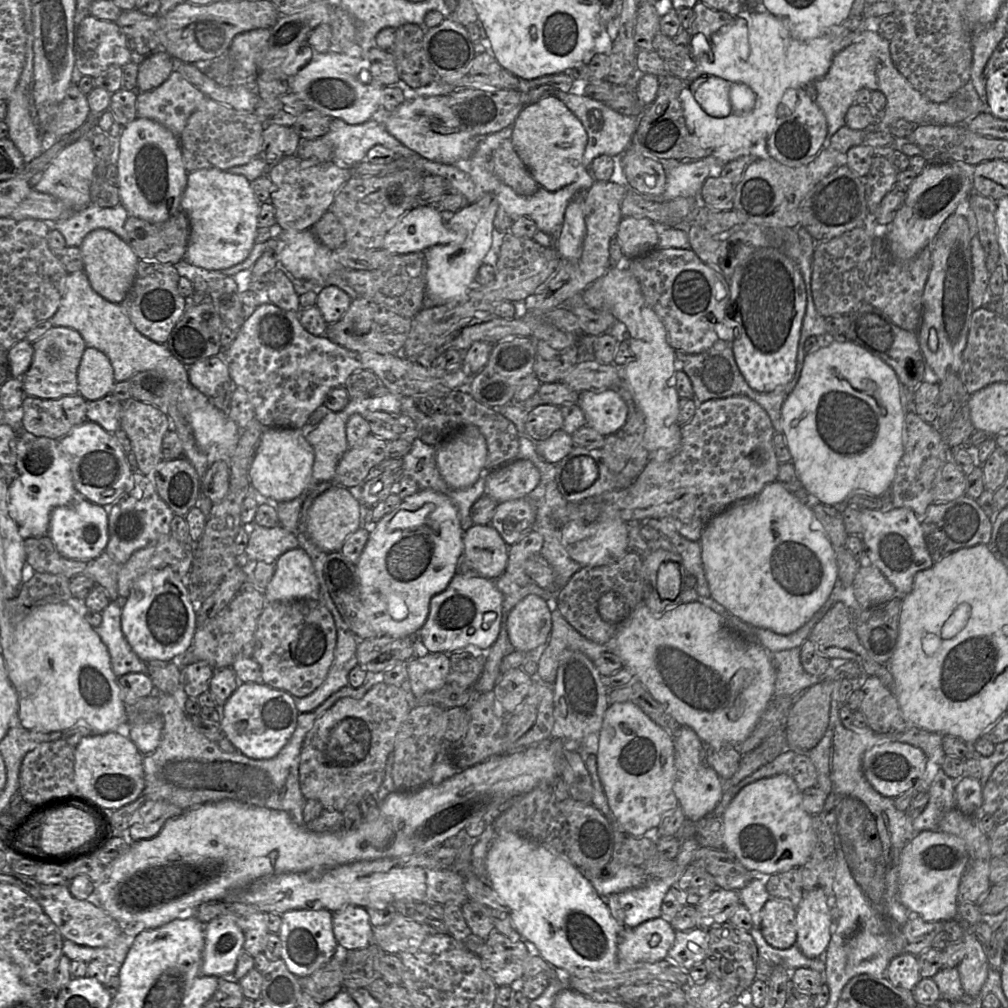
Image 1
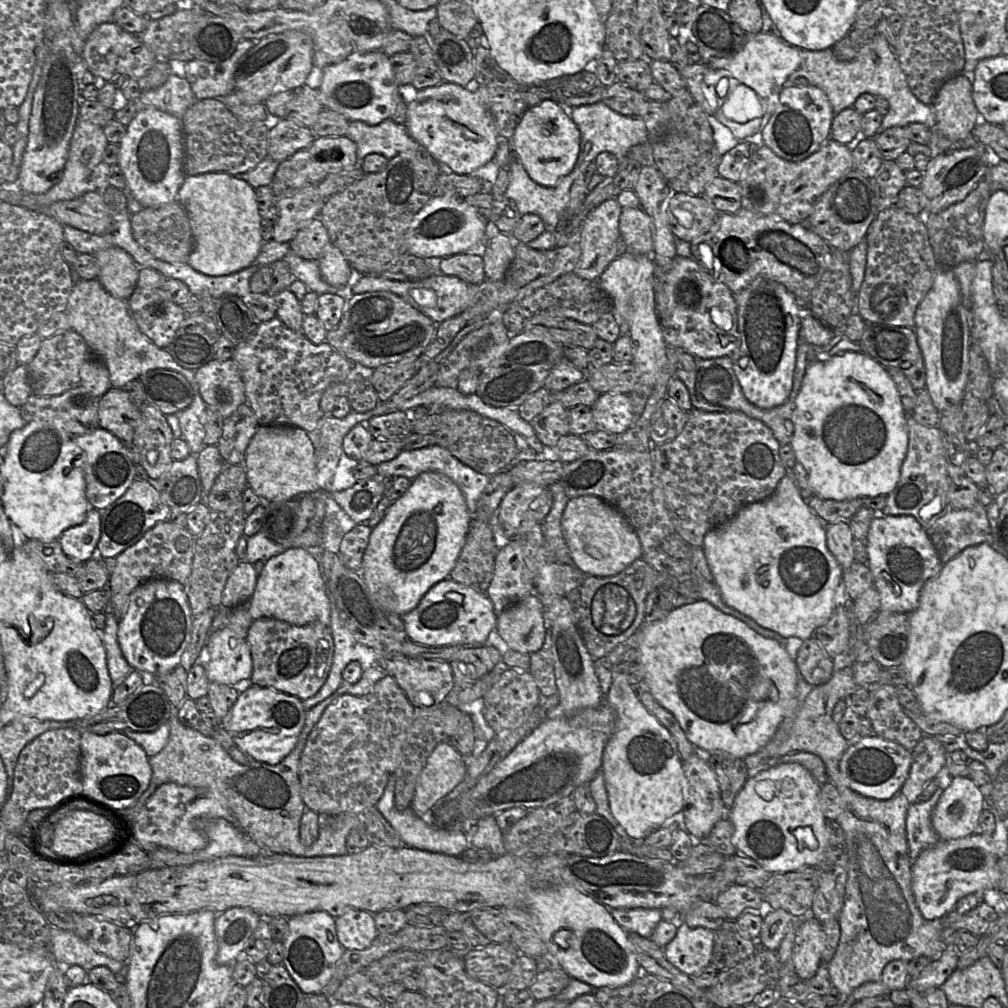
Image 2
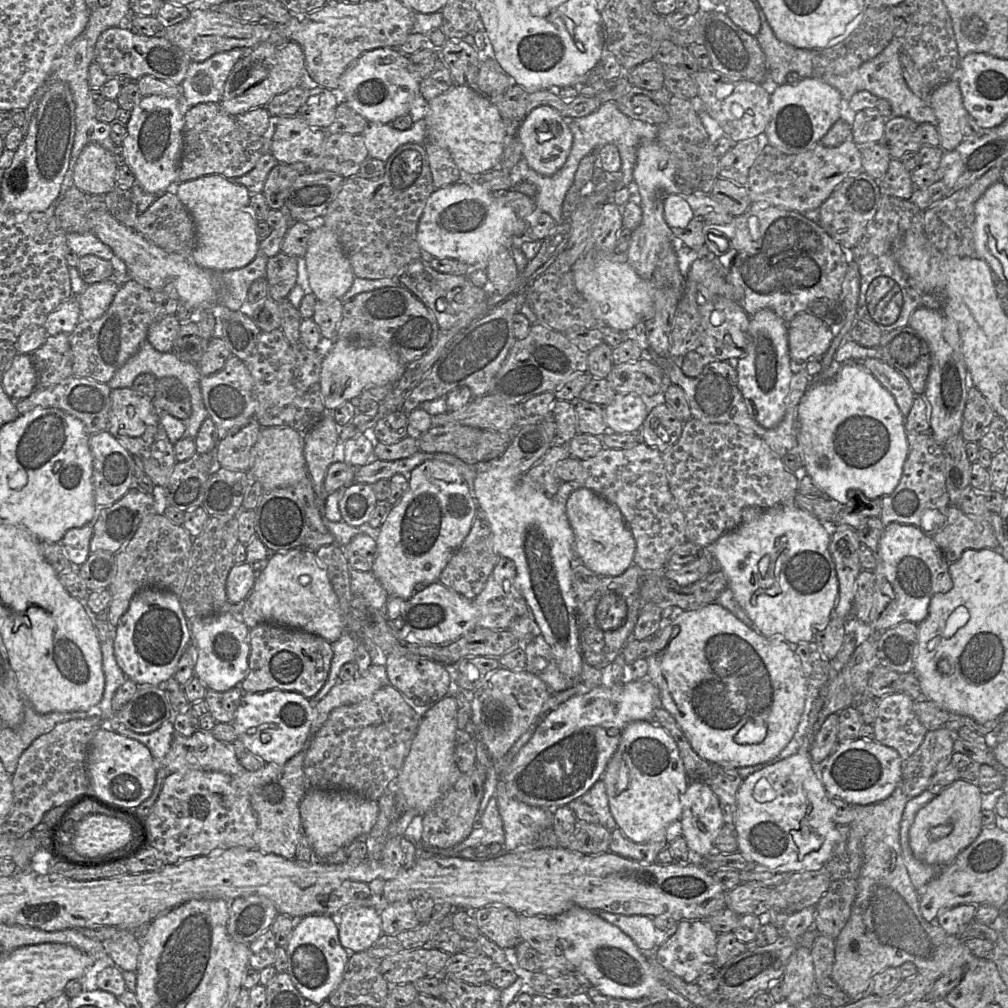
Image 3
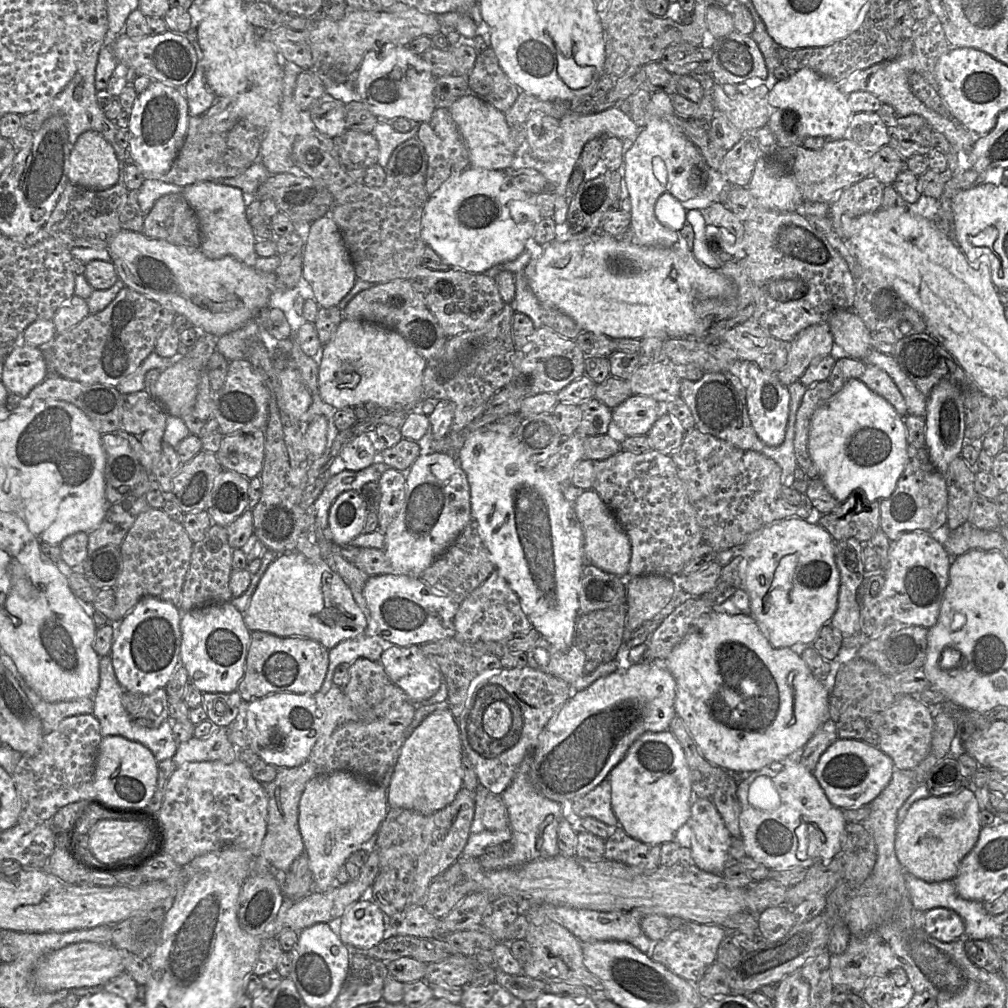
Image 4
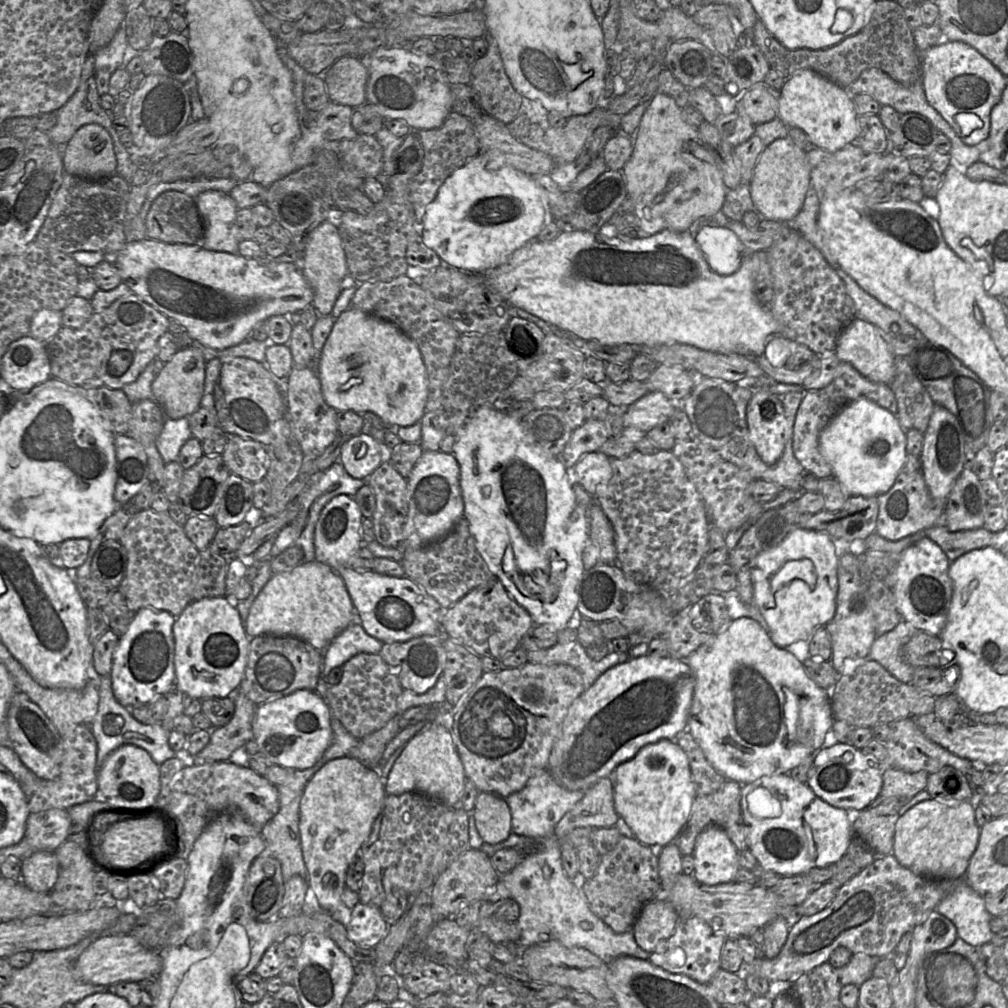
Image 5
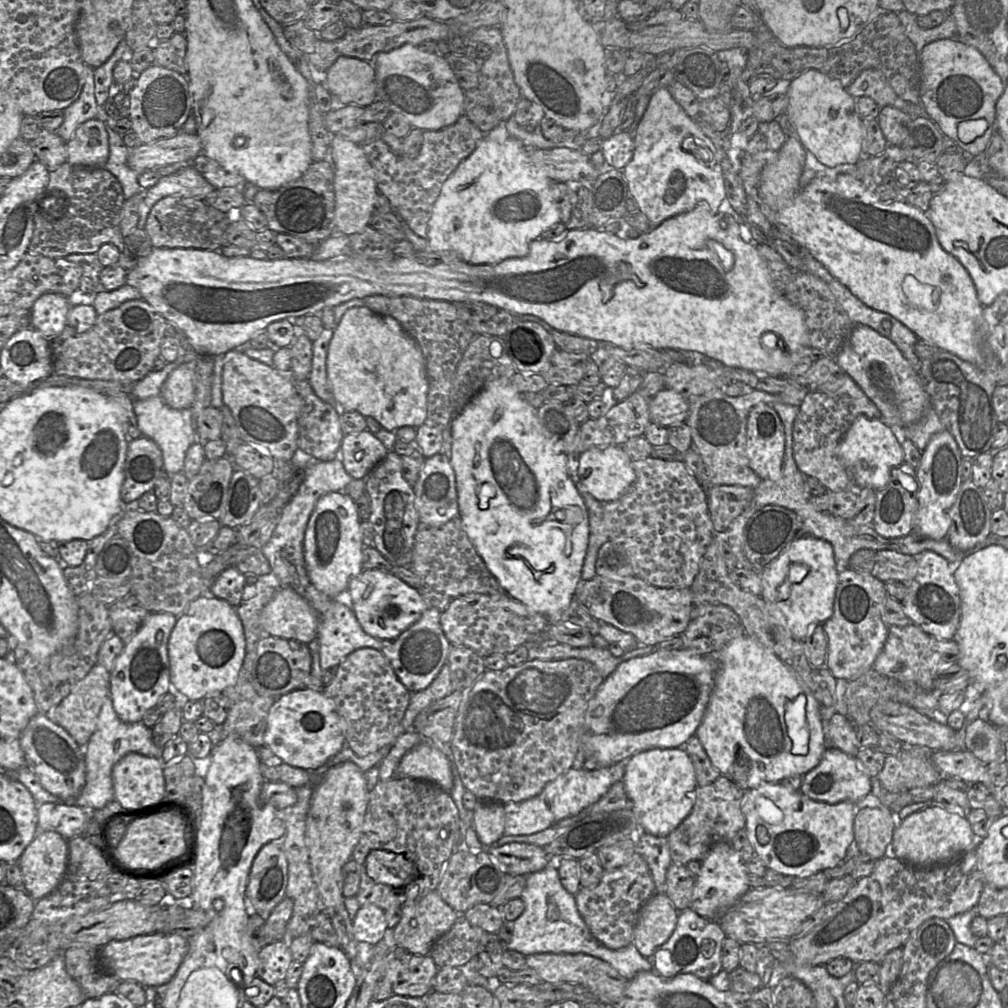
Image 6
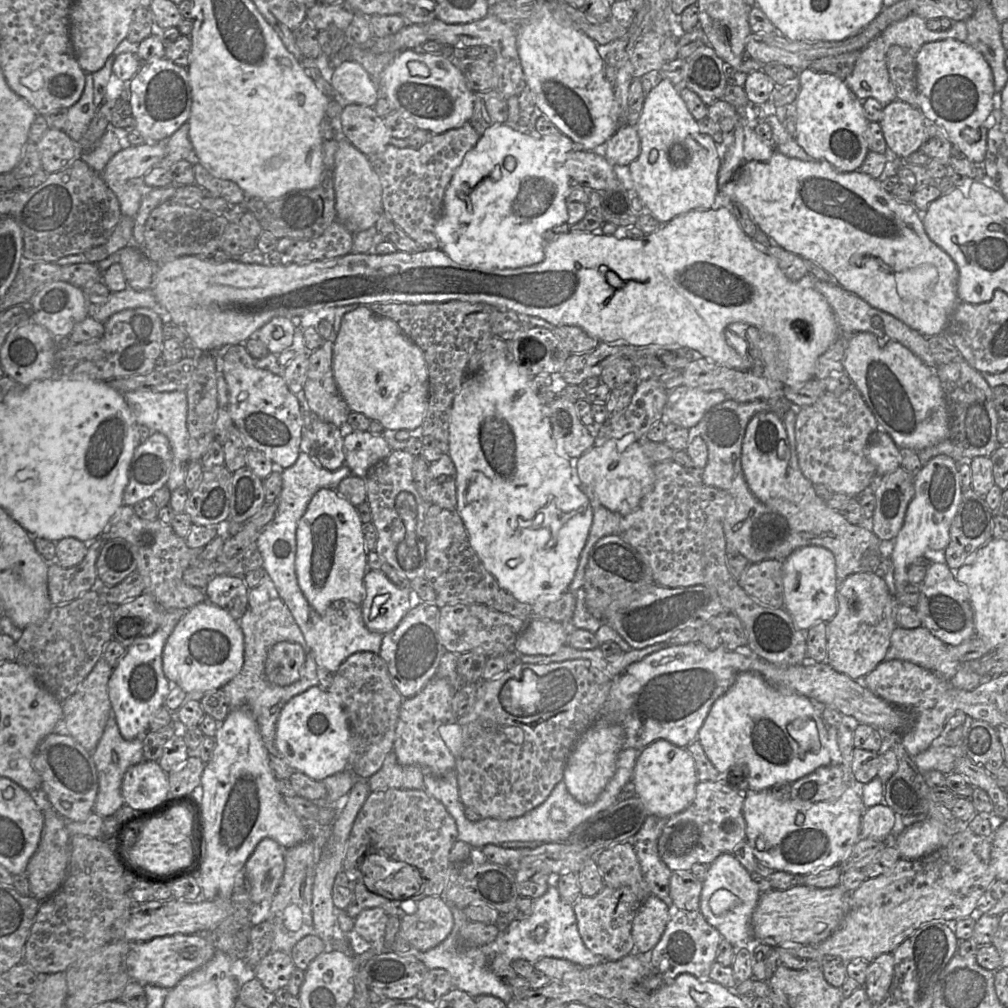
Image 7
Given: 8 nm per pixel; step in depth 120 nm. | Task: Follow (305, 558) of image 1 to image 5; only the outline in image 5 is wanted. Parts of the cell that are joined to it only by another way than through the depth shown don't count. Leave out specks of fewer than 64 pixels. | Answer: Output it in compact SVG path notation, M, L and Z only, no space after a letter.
M313 560L302 562L290 571L272 574L250 608L245 631L250 638L260 635L293 636L320 650L326 649L340 632L355 622L359 623L359 616L340 574L327 564Z

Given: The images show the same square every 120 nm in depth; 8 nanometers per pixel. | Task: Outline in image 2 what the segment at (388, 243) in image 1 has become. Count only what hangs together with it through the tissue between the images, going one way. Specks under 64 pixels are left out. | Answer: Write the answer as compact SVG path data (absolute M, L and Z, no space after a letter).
M434 195L413 217L404 235L406 251L422 258L459 253L482 256L487 244L487 220L465 199Z

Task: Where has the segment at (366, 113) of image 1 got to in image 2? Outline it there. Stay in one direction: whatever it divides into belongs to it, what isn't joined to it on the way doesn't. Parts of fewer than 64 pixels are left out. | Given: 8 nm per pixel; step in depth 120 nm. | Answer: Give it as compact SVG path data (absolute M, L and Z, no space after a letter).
M381 50L354 52L345 60L322 70L313 67L306 84L319 89L324 109L339 112L350 121L363 121L369 125L377 125L390 118L399 95L390 56Z

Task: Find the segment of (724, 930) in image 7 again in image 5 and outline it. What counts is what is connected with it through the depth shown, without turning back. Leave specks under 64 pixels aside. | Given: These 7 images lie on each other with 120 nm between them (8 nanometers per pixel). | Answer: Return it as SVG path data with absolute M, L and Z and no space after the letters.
M711 825L697 837L694 848L694 878L701 884L714 886L735 882L740 868L739 851L725 829Z

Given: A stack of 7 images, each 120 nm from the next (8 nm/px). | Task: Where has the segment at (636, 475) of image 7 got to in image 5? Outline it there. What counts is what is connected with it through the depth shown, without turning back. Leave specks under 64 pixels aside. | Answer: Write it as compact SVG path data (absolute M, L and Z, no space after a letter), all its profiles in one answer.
M599 451L584 454L574 468L577 482L594 497L597 488L606 485L612 477L610 458Z

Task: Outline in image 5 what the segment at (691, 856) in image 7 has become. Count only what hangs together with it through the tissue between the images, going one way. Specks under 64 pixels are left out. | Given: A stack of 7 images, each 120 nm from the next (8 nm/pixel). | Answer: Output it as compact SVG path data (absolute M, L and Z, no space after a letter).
M726 780L716 792L696 795L689 820L673 841L682 856L693 854L696 839L705 828L715 825L724 829L731 814L741 814L741 792L742 784Z

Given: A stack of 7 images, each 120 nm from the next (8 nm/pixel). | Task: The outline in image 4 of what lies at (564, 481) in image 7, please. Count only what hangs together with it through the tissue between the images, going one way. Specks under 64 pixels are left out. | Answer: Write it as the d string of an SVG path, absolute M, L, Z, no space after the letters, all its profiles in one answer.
M480 428L471 433L458 454L467 475L471 493L471 515L478 523L479 535L490 559L517 594L521 608L540 635L561 651L574 645L580 615L582 569L586 562L584 534L574 503L563 494L564 485L535 463L515 436Z

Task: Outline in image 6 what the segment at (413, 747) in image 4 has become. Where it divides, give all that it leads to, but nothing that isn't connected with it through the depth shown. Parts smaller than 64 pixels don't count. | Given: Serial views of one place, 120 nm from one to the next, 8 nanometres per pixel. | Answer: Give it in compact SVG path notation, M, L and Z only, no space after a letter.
M424 740L402 757L395 778L428 782L450 792L454 785L452 761L441 750Z

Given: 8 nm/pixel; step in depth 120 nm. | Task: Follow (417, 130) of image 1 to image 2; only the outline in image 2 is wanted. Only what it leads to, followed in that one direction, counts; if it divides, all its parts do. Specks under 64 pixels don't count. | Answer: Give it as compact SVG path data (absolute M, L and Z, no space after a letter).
M446 81L418 90L417 97L407 104L407 119L404 125L410 136L424 146L439 164L447 165L457 174L471 175L473 171L491 161L500 140L491 114L476 93L471 88Z

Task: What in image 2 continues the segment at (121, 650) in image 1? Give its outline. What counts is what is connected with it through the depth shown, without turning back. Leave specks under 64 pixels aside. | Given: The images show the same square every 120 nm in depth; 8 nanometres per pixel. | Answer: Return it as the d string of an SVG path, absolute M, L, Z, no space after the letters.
M114 615L106 616L105 621L105 628L101 633L101 640L106 652L107 670L111 679L113 691L113 689L120 685L129 674L136 670L128 664L119 647L117 640L119 621Z

